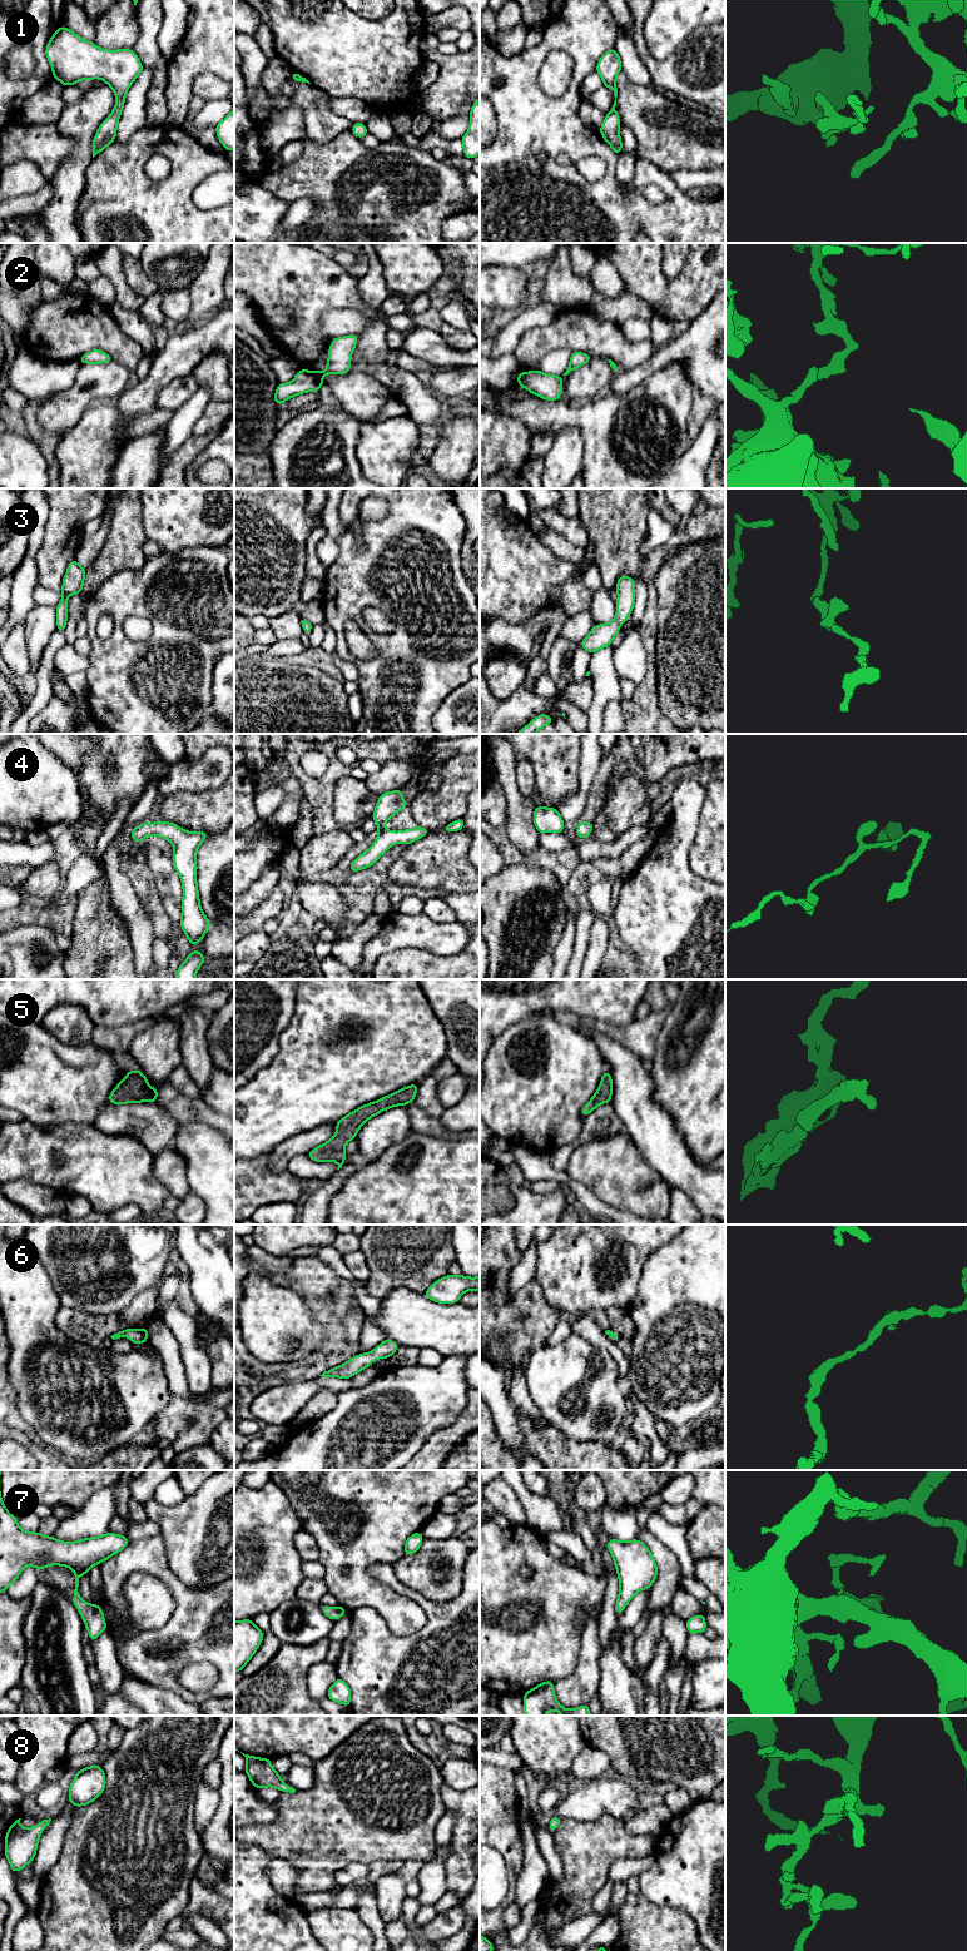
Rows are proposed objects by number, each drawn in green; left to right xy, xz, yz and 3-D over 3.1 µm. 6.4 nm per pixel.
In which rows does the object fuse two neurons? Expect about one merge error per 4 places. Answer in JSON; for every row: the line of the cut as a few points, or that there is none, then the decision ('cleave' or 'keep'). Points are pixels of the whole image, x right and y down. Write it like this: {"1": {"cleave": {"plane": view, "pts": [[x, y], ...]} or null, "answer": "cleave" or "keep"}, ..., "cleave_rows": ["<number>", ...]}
{"1": {"cleave": null, "answer": "keep"}, "2": {"cleave": null, "answer": "keep"}, "3": {"cleave": null, "answer": "keep"}, "4": {"cleave": null, "answer": "keep"}, "5": {"cleave": null, "answer": "keep"}, "6": {"cleave": null, "answer": "keep"}, "7": {"cleave": null, "answer": "keep"}, "8": {"cleave": null, "answer": "keep"}, "cleave_rows": []}

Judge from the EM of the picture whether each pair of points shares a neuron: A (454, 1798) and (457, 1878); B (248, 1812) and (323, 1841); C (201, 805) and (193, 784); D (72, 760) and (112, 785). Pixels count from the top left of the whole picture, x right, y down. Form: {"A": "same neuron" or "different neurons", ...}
{"A": "same neuron", "B": "different neurons", "C": "different neurons", "D": "different neurons"}

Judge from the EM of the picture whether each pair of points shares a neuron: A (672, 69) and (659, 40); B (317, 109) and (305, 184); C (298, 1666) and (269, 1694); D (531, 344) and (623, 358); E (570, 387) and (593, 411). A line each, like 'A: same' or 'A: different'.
A: different
B: different
C: same
D: same
E: different

